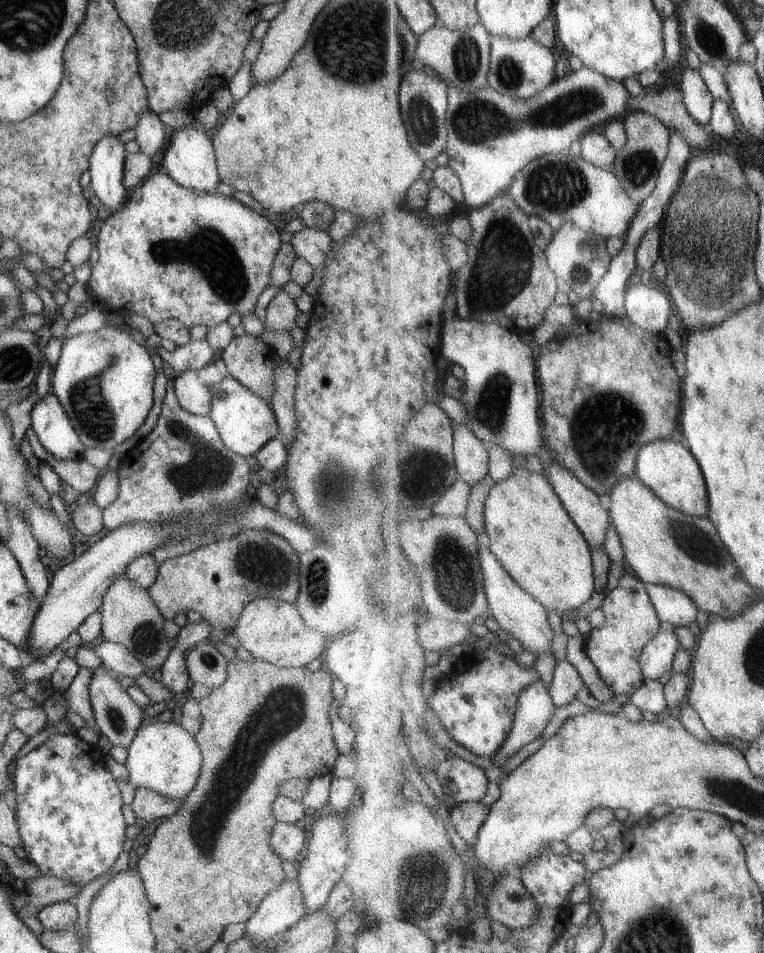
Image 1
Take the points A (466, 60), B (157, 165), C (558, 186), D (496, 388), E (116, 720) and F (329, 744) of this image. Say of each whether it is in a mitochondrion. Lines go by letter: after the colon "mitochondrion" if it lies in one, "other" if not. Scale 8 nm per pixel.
A: mitochondrion
B: other
C: mitochondrion
D: mitochondrion
E: mitochondrion
F: other

